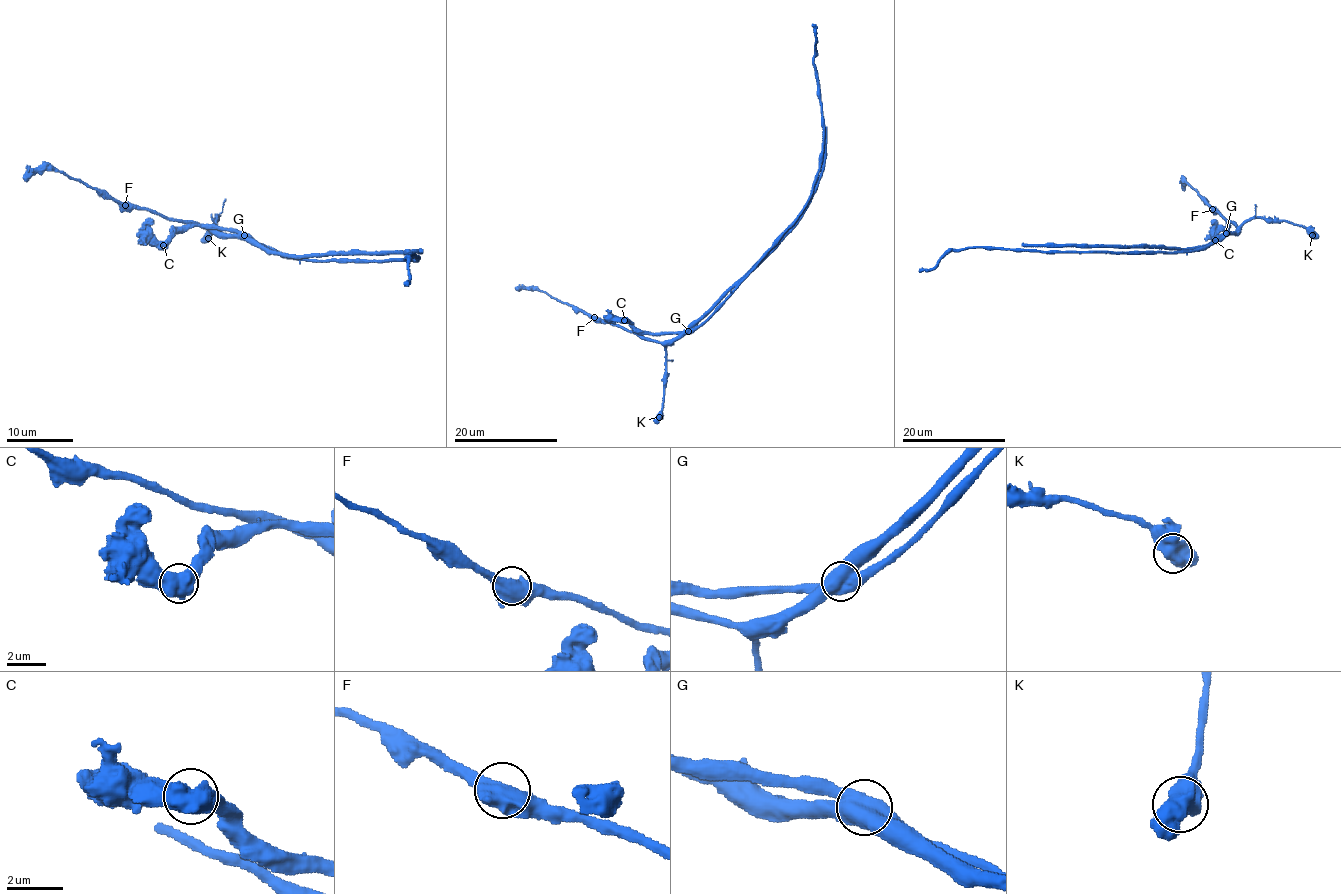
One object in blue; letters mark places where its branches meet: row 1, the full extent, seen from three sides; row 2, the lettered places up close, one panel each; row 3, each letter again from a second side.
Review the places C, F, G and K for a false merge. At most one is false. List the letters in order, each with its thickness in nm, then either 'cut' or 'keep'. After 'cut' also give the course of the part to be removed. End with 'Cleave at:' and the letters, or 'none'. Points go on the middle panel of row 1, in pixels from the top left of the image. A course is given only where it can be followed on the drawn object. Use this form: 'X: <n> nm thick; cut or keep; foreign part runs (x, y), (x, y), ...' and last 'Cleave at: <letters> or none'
C: 750 nm thick; keep
F: 550 nm thick; keep
G: 650 nm thick; cut; foreign part runs (687, 330), (700, 325), (725, 299), (794, 221), (811, 192), (823, 143), (812, 23)
K: 700 nm thick; keep
Cleave at: G

